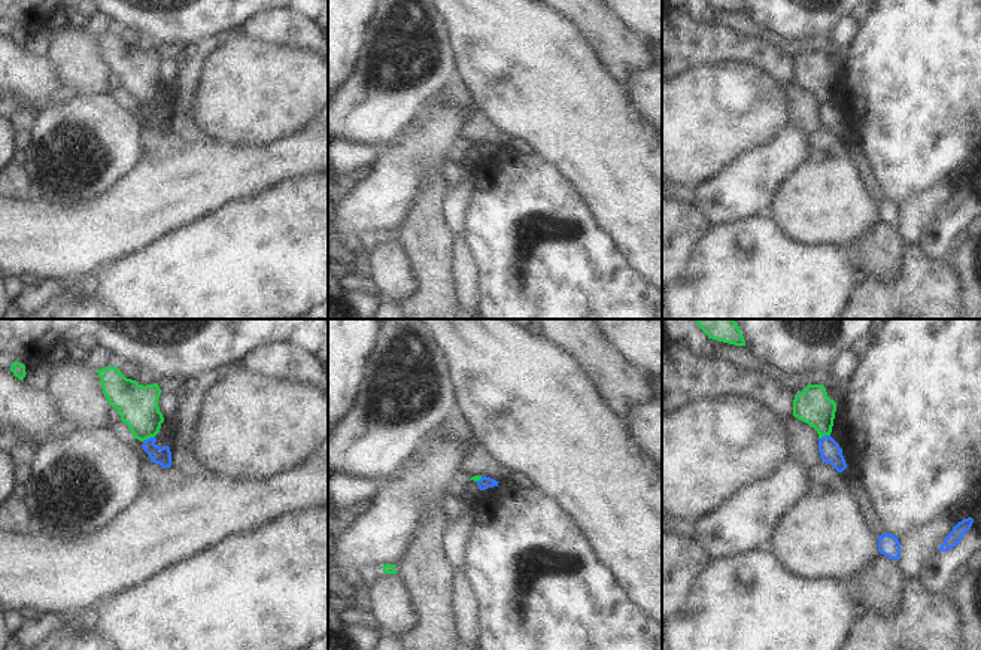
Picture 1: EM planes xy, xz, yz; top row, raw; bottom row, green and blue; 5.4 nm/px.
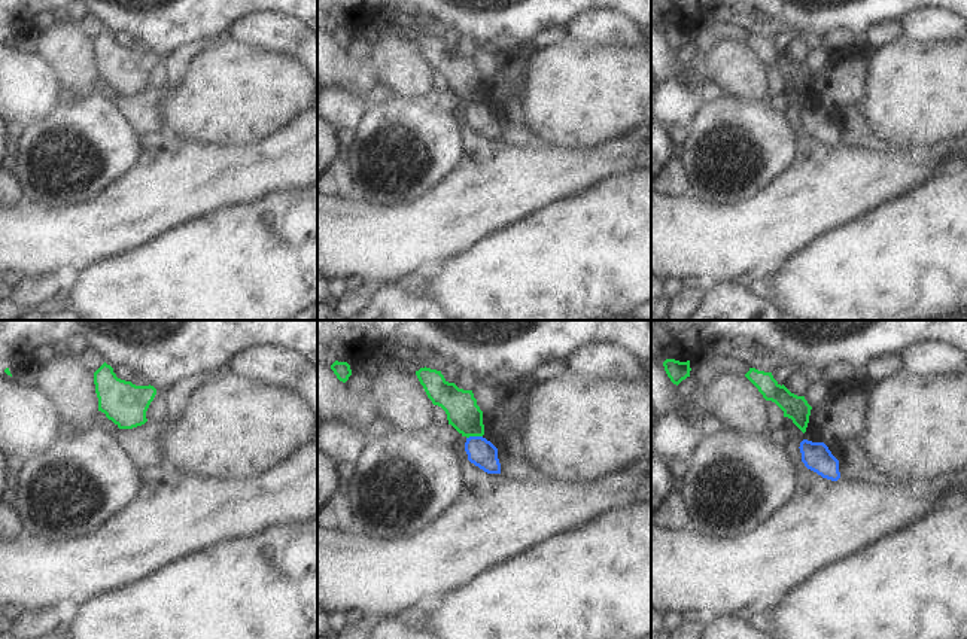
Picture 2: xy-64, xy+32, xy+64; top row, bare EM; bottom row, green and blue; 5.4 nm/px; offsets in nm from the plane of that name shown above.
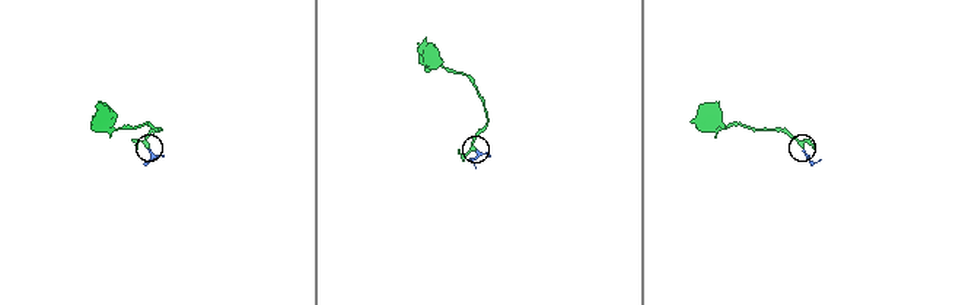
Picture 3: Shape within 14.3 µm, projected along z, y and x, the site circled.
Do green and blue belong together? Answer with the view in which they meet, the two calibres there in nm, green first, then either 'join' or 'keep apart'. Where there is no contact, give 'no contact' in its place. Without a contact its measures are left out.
contact in xy; calibres 220 and 100 nm; keep apart

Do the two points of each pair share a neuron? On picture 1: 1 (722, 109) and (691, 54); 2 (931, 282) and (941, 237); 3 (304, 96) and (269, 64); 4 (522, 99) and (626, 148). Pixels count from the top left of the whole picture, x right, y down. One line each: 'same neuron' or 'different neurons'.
1: different neurons
2: different neurons
3: same neuron
4: same neuron

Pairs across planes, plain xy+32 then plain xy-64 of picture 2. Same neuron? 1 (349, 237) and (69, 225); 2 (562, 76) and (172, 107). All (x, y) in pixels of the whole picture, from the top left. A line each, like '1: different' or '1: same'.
1: same
2: same

